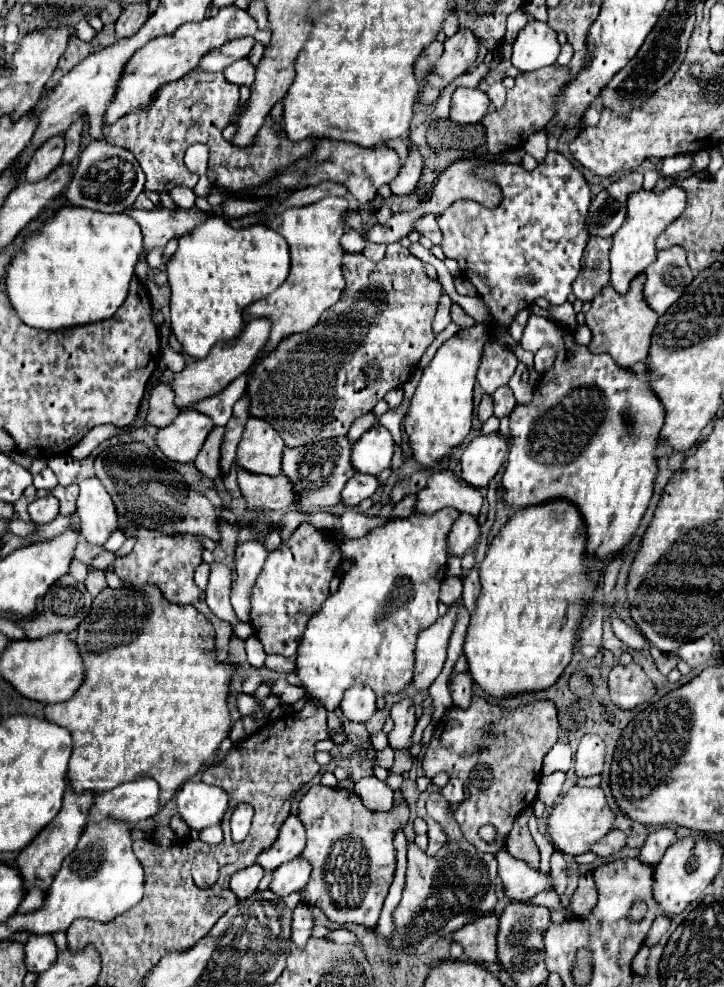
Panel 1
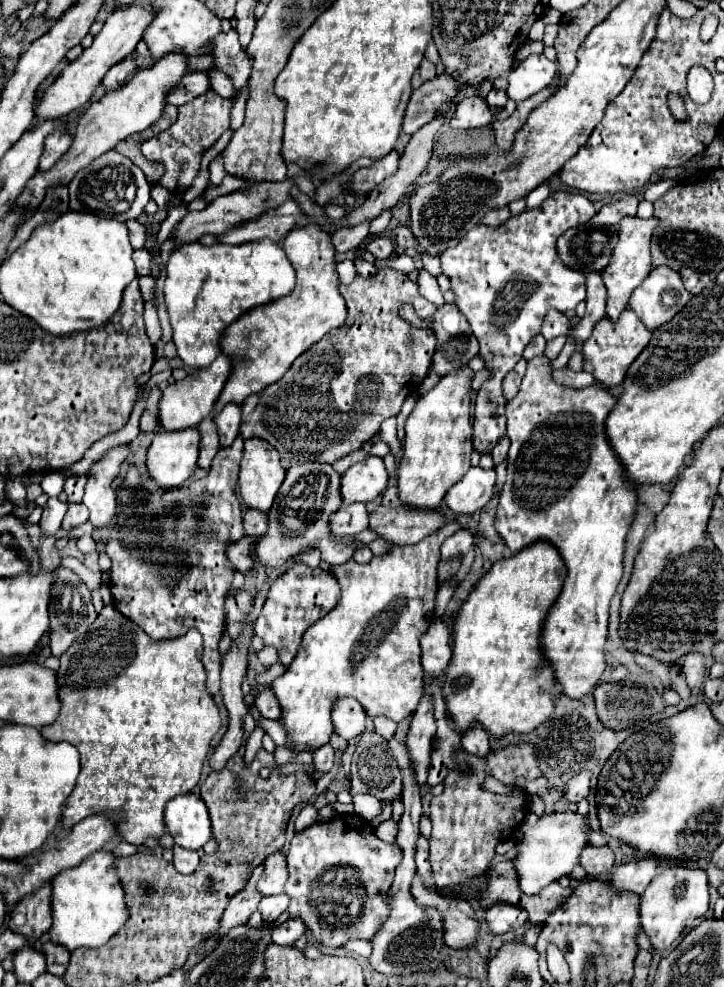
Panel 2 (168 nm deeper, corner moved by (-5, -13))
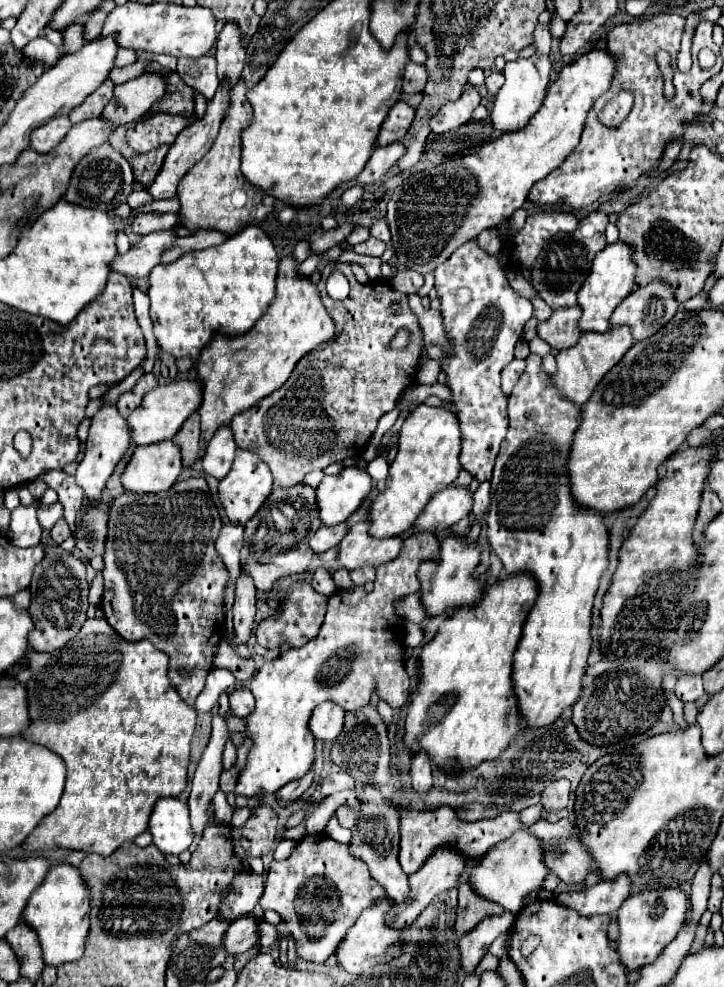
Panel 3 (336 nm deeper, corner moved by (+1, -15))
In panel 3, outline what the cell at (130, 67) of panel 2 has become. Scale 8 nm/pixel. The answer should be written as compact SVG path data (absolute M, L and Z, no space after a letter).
M105 81L101 87L97 87L79 107L73 109L73 113L69 115L71 123L81 123L85 119L93 119L99 117L103 107L109 103L109 99L113 99L113 83Z

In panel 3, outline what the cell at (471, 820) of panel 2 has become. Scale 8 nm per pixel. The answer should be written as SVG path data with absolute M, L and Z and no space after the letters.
M447 847L437 849L437 851L425 861L425 865L423 865L417 873L413 873L413 875L409 877L409 887L411 887L409 897L407 897L403 903L393 903L391 909L389 909L389 915L385 915L385 921L389 921L389 925L395 927L395 929L399 929L399 931L411 927L411 925L415 923L415 919L421 915L421 911L431 903L431 899L433 899L435 895L445 893L445 891L449 891L451 887L457 885L457 879L459 879L459 875L463 873L463 869L465 869L465 857L463 857L463 855L459 855L457 851L447 849Z

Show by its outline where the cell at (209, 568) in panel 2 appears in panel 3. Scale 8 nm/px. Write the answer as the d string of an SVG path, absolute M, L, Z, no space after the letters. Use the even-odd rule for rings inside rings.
M193 479L177 481L163 493L123 493L111 503L109 535L105 543L105 591L101 609L107 623L125 639L149 639L157 649L169 655L169 681L179 697L193 705L205 687L215 651L225 637L223 591L229 573L215 551L215 539L221 529L219 513L213 505L207 485L193 485ZM179 667L189 669L189 677L179 675Z

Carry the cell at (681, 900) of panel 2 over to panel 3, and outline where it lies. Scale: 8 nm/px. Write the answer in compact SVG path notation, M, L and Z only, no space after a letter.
M659 889L637 893L621 905L617 913L619 939L617 953L627 971L637 971L647 963L653 963L661 949L677 935L687 919L687 895L681 889Z

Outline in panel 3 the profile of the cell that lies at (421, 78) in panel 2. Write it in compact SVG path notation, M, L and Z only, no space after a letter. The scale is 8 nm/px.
M413 61L407 63L405 73L403 73L403 91L413 95L413 93L423 93L427 83L427 71L423 65L415 65Z

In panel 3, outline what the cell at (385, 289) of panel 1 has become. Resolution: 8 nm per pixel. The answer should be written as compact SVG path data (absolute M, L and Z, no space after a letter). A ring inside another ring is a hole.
M331 263L321 271L321 281L319 281L317 287L319 287L321 301L323 301L325 309L327 309L329 315L333 317L333 323L335 323L335 337L333 337L325 347L319 347L315 353L309 353L307 357L303 357L303 359L297 363L297 367L293 369L291 377L287 379L287 383L285 383L281 389L273 391L271 395L267 395L265 399L261 399L261 401L259 401L257 405L253 405L251 409L247 409L247 411L239 413L237 417L233 417L233 421L231 421L231 425L229 425L231 431L233 431L233 437L235 437L237 447L239 447L239 449L245 449L245 451L251 451L251 453L257 453L257 455L261 457L261 461L265 461L267 467L271 469L271 473L273 473L273 485L275 485L275 487L281 487L281 489L289 489L289 487L297 485L297 483L299 483L309 471L313 471L313 469L325 469L325 467L331 465L331 463L343 461L343 459L347 459L347 457L357 457L357 455L361 455L363 449L365 449L365 445L369 443L373 431L377 429L377 421L379 421L379 417L395 409L395 401L397 401L397 397L399 397L407 387L413 385L415 375L417 375L419 349L421 349L423 333L421 333L421 329L419 329L419 323L417 323L415 313L413 313L413 311L409 309L409 305L407 305L407 295L395 291L395 289L393 289L391 285L387 285L387 283L367 283L367 285L361 285L357 279L349 277L349 283L351 283L351 293L349 293L349 297L347 297L345 301L333 301L333 299L327 295L327 291L325 291L325 281L327 281L329 275L331 275ZM395 303L399 305L399 313L391 313L391 305L395 305ZM399 329L409 331L409 335L411 335L411 337L409 337L409 347L407 347L407 349L385 349L385 345L397 335Z

